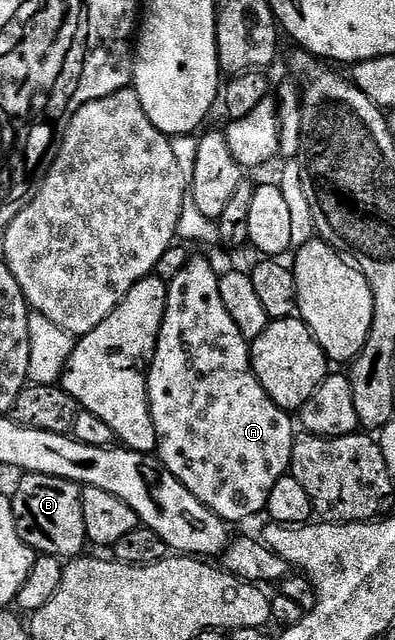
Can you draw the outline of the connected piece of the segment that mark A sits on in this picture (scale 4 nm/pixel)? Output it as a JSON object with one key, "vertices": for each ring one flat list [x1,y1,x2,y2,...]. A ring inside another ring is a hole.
{"vertices":[[204,258,190,259,168,282,166,316,162,320,156,351,152,353,148,368,148,407,156,429,155,453,160,454,159,465,167,473,176,477,207,510,213,510,228,524,240,522,243,518,252,518,255,514,263,515,267,511,270,488,274,488,274,484,278,484,278,480,289,473,292,465,292,443,294,441,292,422,294,426,294,418,289,411,283,410,281,406,274,404,274,400,270,400,270,396,257,380,252,370,249,339,244,338,242,332,238,332,238,326,234,324,234,320,230,320,230,314,226,312,226,306,222,304,220,274]]}

